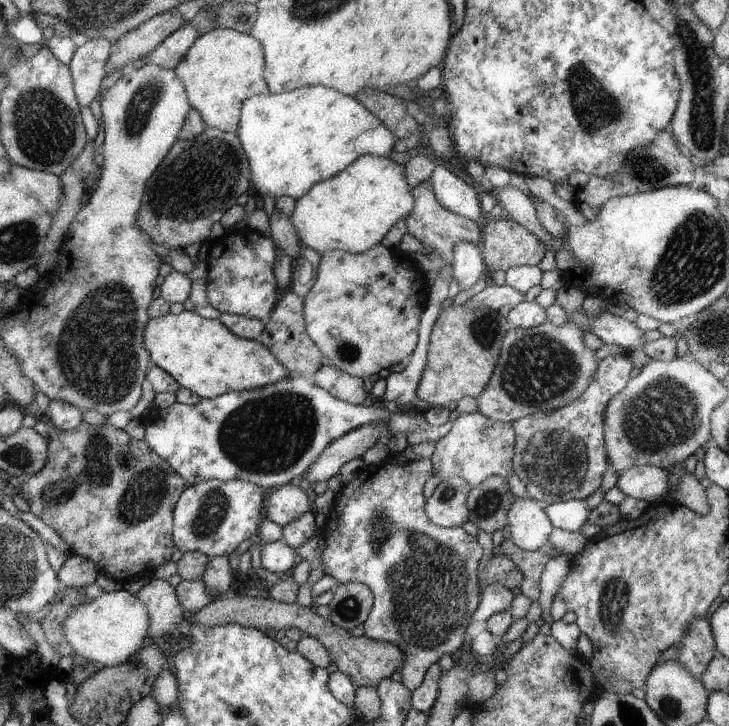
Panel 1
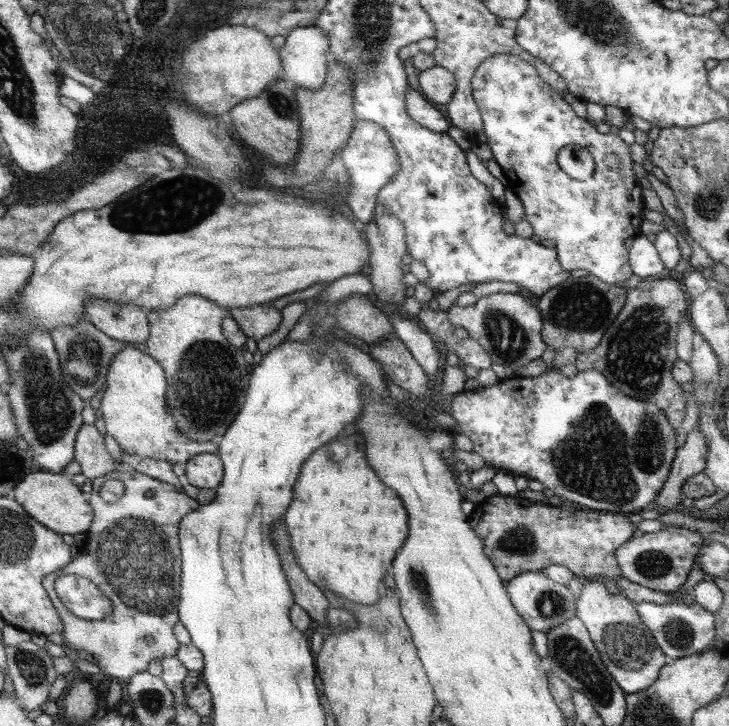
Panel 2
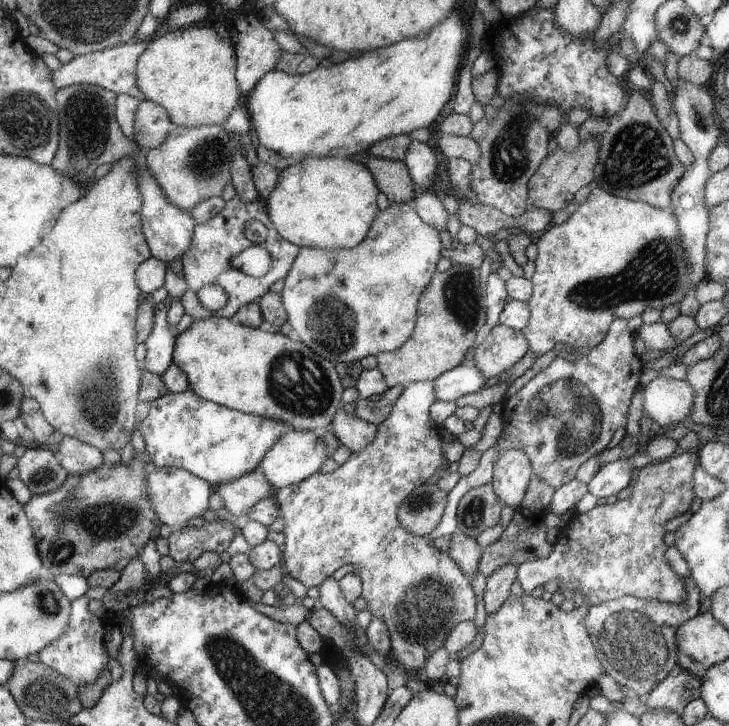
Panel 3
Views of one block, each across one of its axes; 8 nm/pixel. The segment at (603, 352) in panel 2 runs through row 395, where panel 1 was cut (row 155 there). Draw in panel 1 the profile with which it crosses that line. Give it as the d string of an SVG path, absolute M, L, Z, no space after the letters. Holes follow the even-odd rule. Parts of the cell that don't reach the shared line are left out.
M665 130L655 134L655 138L645 146L645 148L635 148L627 154L623 160L623 166L615 174L607 174L603 178L591 176L591 180L579 188L573 194L573 204L575 208L591 222L597 214L597 210L609 200L609 198L623 198L623 196L633 196L641 192L653 192L653 190L663 190L663 188L673 188L673 186L689 186L693 182L693 164L687 158L687 154L677 146L673 136L669 136Z

